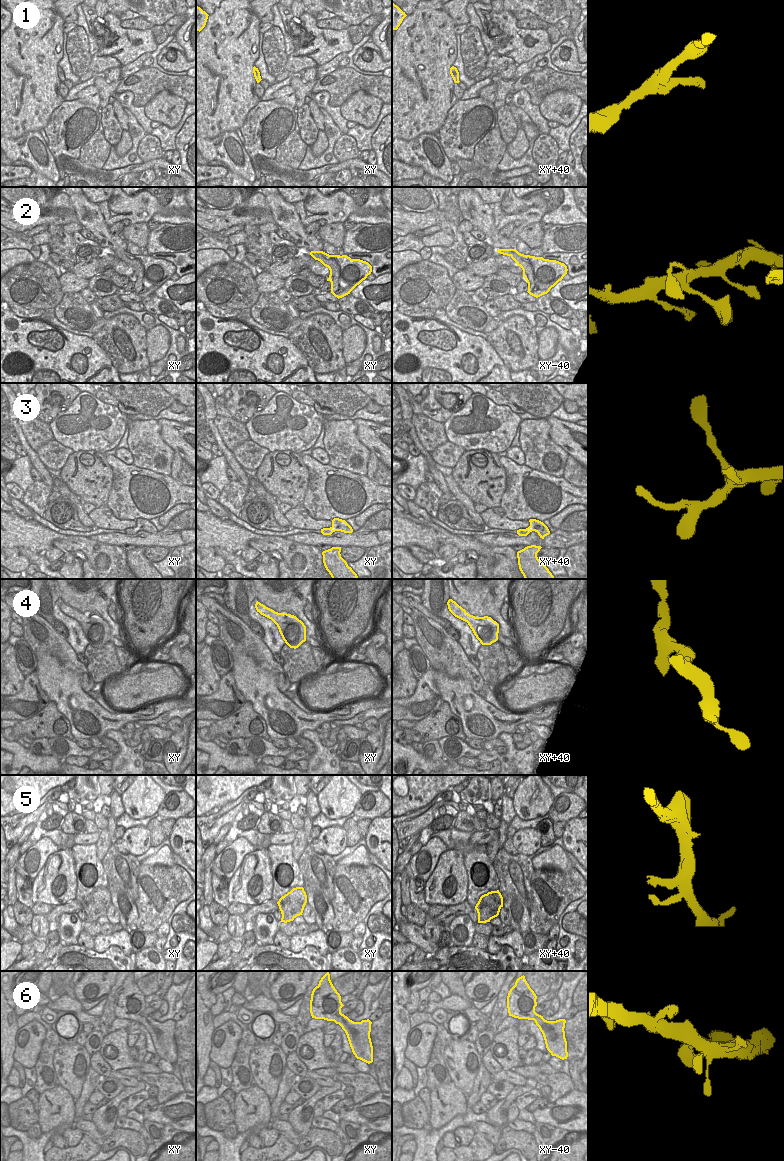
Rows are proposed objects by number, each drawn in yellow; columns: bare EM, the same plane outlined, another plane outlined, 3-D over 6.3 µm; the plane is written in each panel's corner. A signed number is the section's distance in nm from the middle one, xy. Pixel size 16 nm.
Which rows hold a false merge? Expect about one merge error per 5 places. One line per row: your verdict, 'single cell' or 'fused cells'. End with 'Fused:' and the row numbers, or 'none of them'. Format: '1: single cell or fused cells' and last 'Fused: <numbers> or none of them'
1: single cell
2: single cell
3: single cell
4: single cell
5: single cell
6: single cell
Fused: none of them

